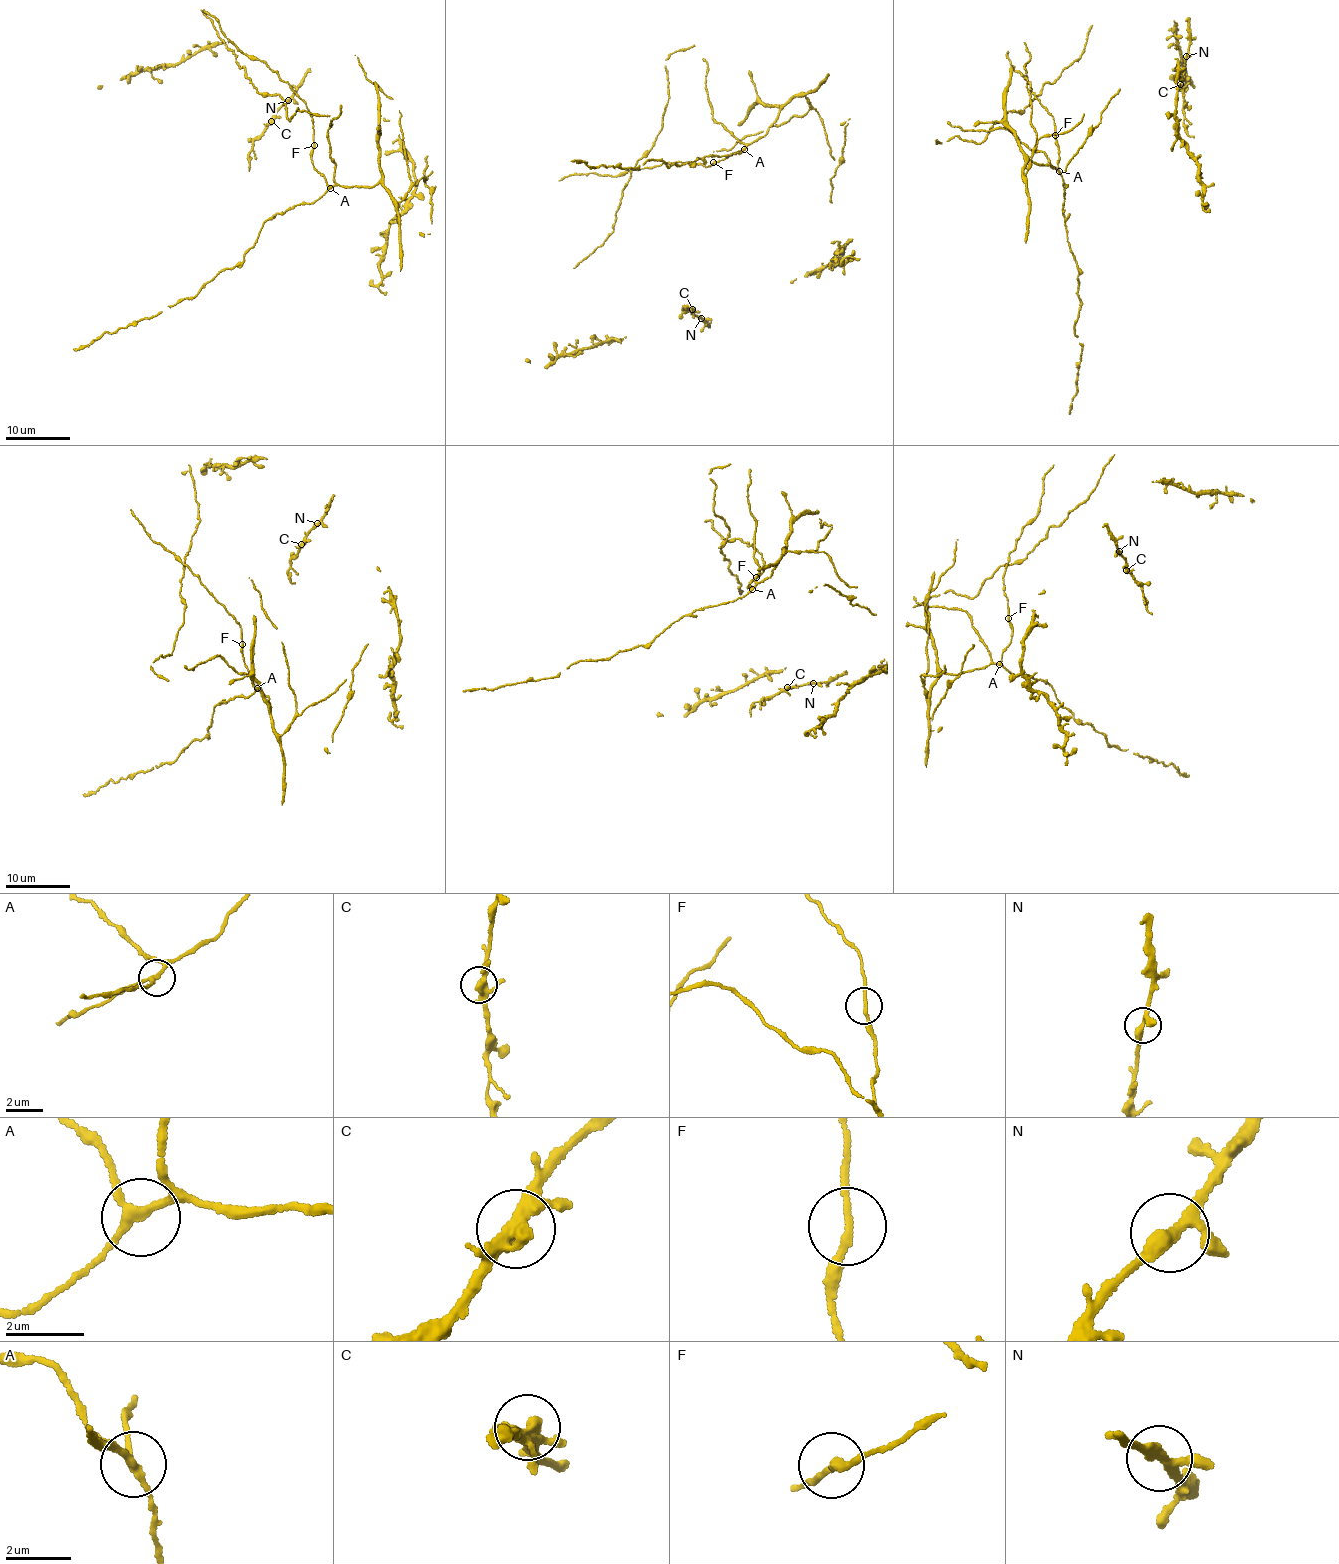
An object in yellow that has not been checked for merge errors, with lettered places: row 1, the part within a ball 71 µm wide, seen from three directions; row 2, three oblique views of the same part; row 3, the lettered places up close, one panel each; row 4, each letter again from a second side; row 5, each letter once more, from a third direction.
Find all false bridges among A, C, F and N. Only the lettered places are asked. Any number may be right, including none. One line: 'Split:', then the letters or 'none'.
Split: none

